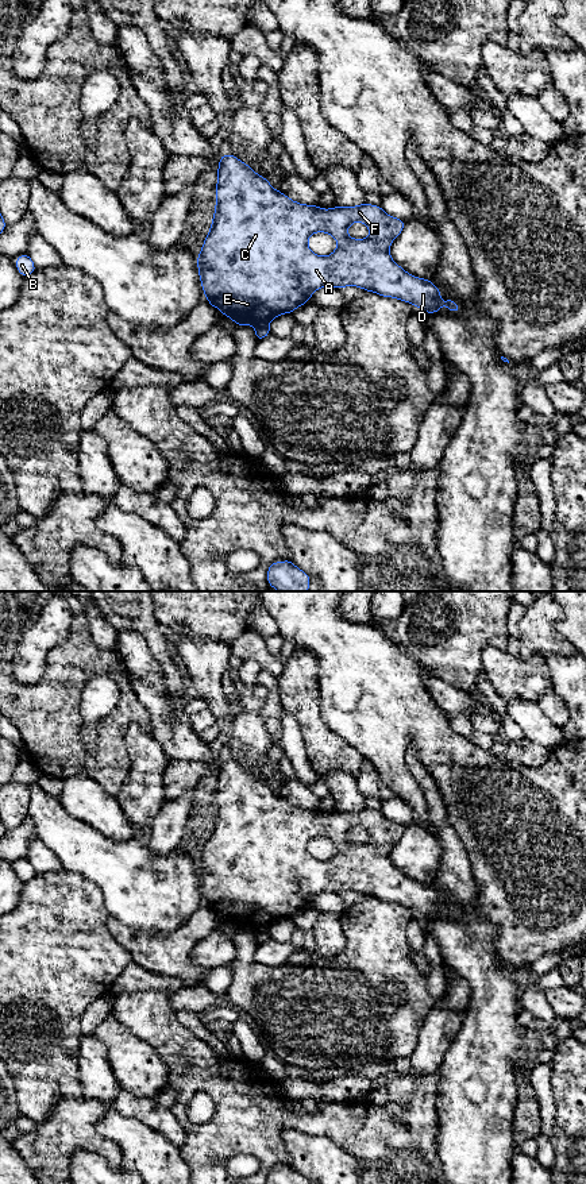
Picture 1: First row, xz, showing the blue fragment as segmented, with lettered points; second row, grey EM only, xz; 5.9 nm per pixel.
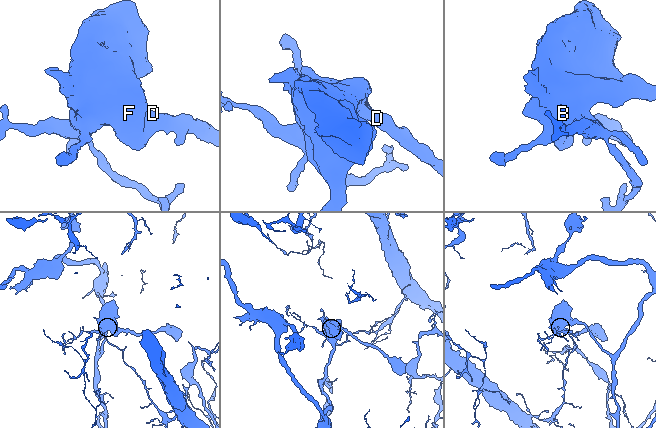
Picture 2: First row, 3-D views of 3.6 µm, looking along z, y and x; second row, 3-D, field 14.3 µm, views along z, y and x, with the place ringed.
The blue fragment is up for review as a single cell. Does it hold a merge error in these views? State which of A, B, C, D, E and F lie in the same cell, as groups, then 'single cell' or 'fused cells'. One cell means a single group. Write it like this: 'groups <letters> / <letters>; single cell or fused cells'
groups A C D E F / B; fused cells

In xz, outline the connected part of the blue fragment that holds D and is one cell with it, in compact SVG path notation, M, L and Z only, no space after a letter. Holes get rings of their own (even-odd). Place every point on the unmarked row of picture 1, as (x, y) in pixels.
M225 757L219 765L215 818L211 836L197 860L197 872L208 907L238 932L258 932L279 919L293 918L323 891L339 895L358 891L382 902L402 905L425 918L436 918L442 910L454 918L462 915L451 903L443 907L440 894L429 884L410 880L392 864L389 853L402 837L406 829L404 825L367 807L331 814L300 809L281 795L274 795L267 783L236 761ZM355 826L370 834L369 842L352 844L347 840ZM315 837L325 837L336 844L338 851L331 860L320 861L309 855L308 844Z

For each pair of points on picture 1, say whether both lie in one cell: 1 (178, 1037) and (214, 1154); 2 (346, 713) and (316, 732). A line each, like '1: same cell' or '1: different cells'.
1: same cell
2: different cells

